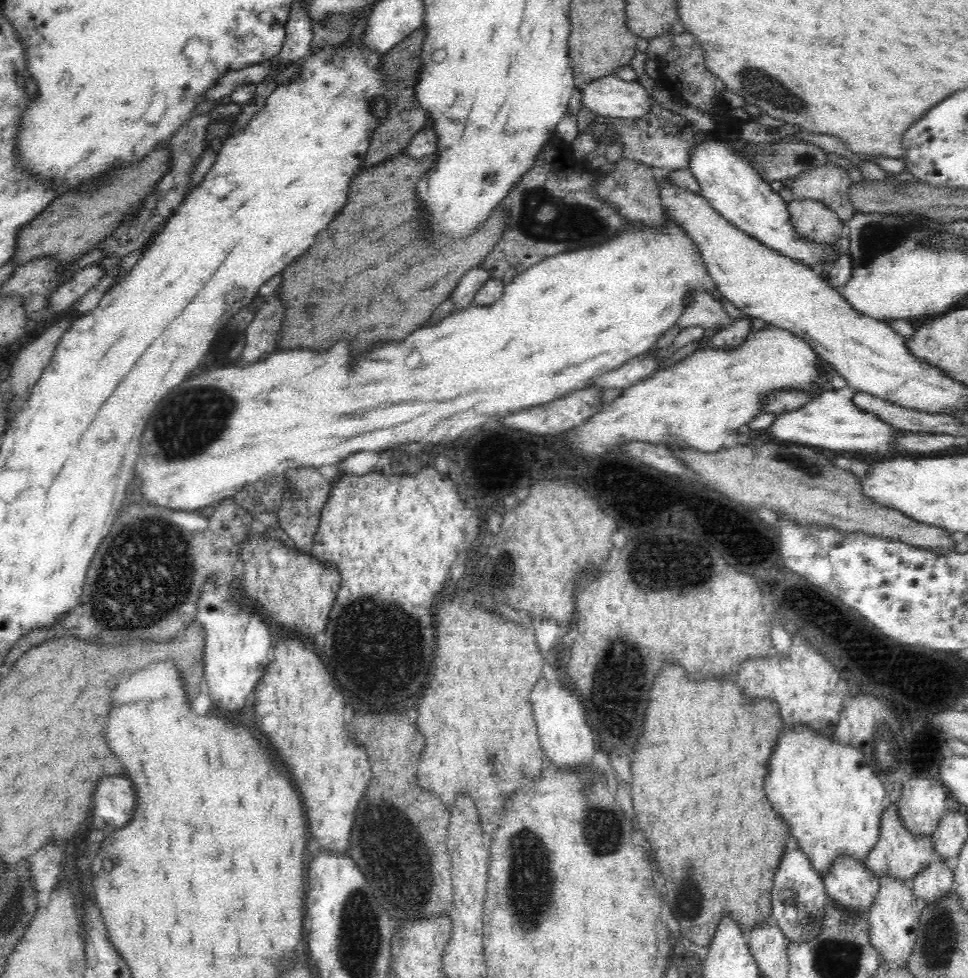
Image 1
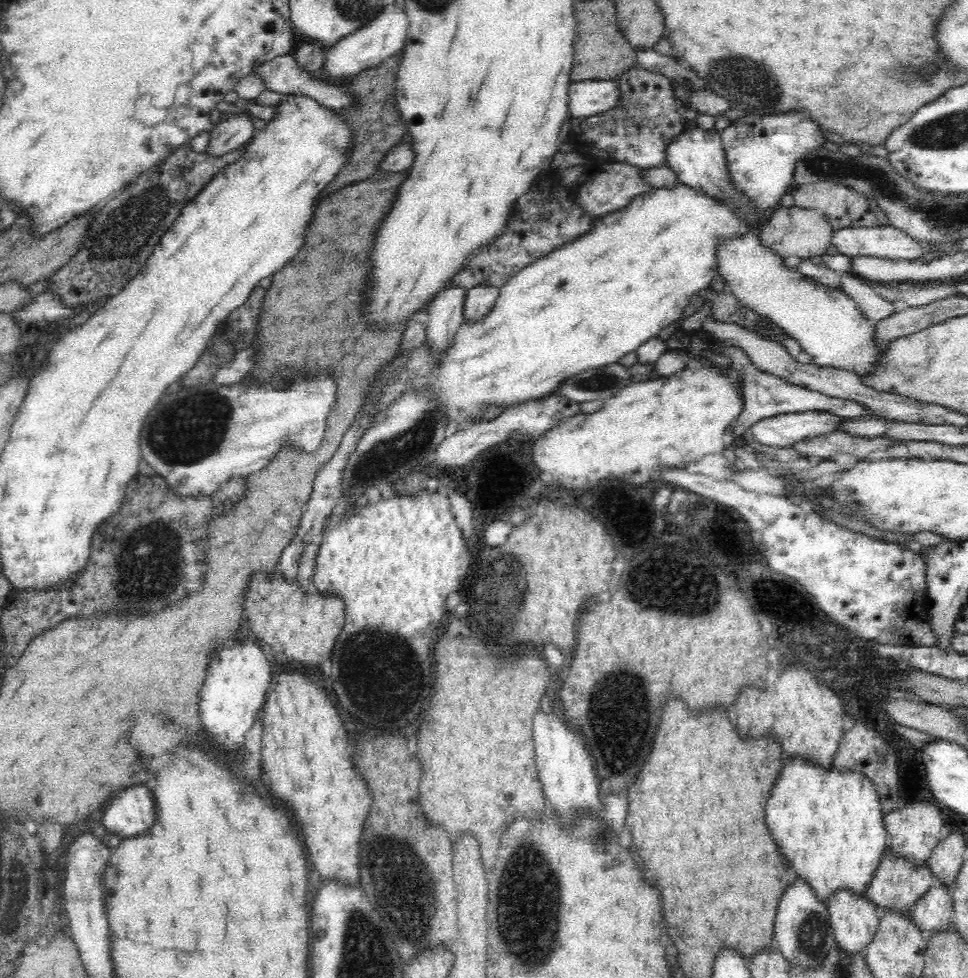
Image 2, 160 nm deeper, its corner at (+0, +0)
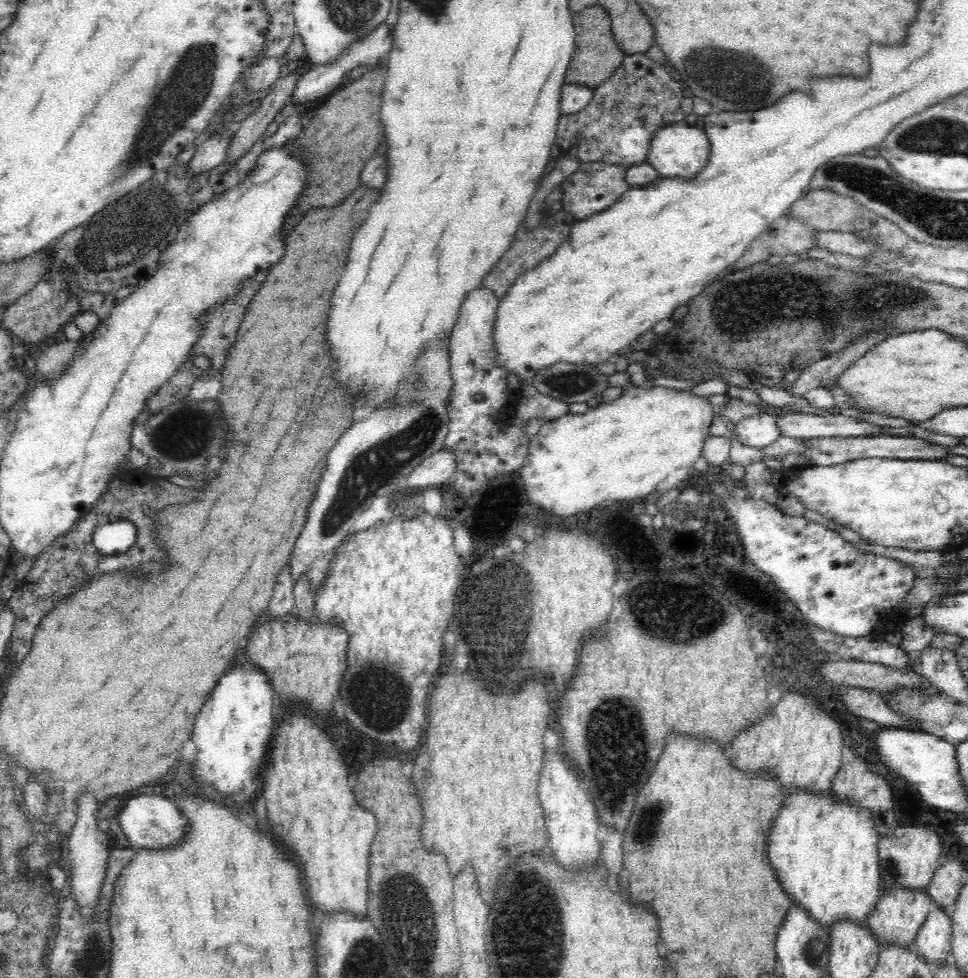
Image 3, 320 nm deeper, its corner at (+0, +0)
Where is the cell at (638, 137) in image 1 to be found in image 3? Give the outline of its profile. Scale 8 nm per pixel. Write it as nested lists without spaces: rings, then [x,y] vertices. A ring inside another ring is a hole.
[[[642,54],[625,55],[615,72],[592,89],[592,98],[576,114],[561,115],[556,126],[554,145],[559,147],[561,156],[574,157],[580,163],[603,162],[623,168],[646,163],[650,138],[660,126],[672,125],[685,117],[680,109],[684,86],[676,80],[666,66],[660,65]]]

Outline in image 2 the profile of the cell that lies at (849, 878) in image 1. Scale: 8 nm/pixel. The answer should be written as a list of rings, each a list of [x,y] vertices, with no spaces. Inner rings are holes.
[[[836,890],[827,900],[827,909],[836,947],[846,955],[864,953],[881,917],[876,905],[865,894]]]

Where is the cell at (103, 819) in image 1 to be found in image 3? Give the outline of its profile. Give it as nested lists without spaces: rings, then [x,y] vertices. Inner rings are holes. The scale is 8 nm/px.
[[[162,796],[130,798],[126,808],[118,814],[120,826],[131,846],[144,849],[167,849],[179,845],[188,836],[188,819],[182,817],[172,799]]]

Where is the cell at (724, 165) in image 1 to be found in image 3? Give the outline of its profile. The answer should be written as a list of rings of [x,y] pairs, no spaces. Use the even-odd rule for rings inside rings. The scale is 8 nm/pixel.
[[[672,124],[660,126],[659,130],[650,138],[646,163],[656,169],[658,176],[666,180],[690,179],[696,172],[700,172],[708,162],[708,137],[704,130],[693,125]]]

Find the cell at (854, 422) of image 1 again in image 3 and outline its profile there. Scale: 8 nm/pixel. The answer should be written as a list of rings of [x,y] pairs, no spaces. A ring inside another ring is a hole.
[[[758,414],[745,418],[734,424],[732,432],[727,433],[732,441],[750,448],[764,448],[770,446],[780,438],[780,431],[776,427],[776,416]]]

